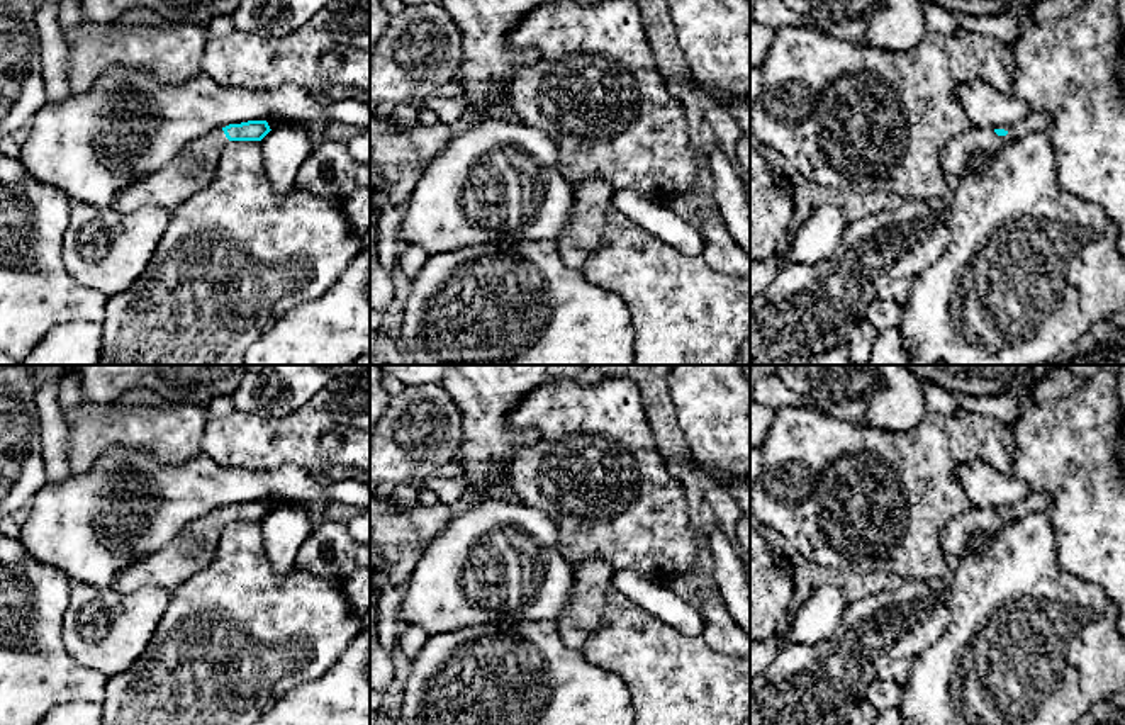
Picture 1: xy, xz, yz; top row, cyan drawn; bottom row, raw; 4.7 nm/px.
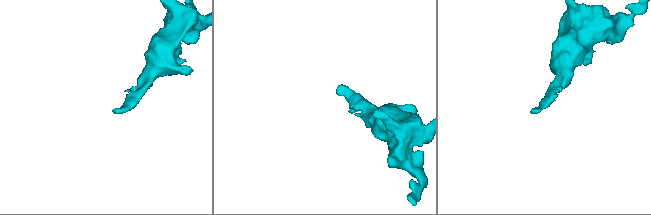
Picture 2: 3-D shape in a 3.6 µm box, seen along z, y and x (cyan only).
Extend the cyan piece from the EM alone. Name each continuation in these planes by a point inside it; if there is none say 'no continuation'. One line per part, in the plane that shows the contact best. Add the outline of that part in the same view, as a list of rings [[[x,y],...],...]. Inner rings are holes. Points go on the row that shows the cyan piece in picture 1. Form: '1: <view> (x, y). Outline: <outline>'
1: yz (961, 157). Outline: [[[1032,110],[1030,115],[1018,122],[1006,136],[998,136],[994,129],[974,129],[955,136],[942,151],[940,161],[947,175],[959,178],[972,175],[979,168],[982,153],[998,151],[1010,138],[1044,131],[1050,117],[1042,110]]]

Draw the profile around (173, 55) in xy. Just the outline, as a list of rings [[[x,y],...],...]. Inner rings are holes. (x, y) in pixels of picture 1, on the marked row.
[[[81,20],[63,29],[73,46],[68,61],[70,93],[90,90],[112,66],[146,71],[160,85],[178,85],[204,73],[202,58],[210,39],[209,29],[197,24],[171,22],[166,29],[129,27]]]

